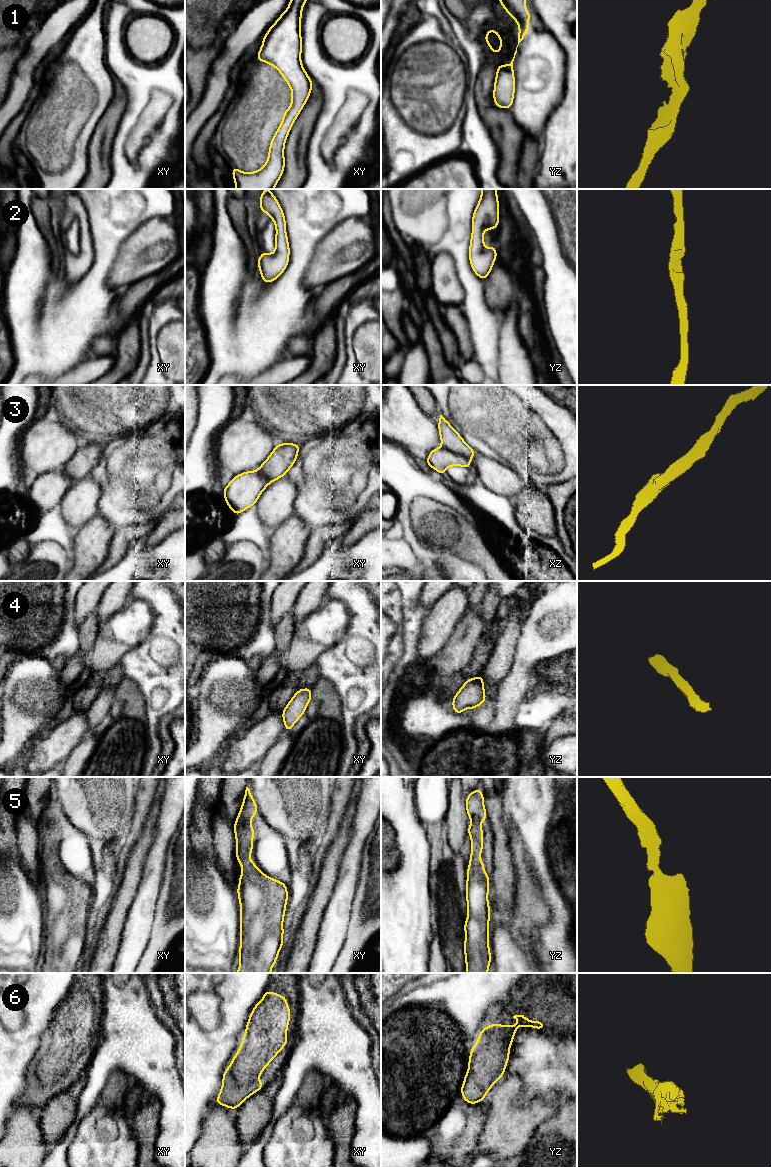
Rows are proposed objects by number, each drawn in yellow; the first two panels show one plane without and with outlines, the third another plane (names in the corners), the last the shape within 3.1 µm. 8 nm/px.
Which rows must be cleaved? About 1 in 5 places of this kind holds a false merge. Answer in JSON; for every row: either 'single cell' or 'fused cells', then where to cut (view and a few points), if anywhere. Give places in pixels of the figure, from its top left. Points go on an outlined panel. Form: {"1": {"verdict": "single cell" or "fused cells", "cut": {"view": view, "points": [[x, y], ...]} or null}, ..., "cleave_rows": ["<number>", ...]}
{"1": {"verdict": "single cell", "cut": null}, "2": {"verdict": "single cell", "cut": null}, "3": {"verdict": "fused cells", "cut": {"view": "xz", "points": [[443, 445], [461, 454], [469, 461]]}}, "4": {"verdict": "single cell", "cut": null}, "5": {"verdict": "single cell", "cut": null}, "6": {"verdict": "single cell", "cut": null}, "cleave_rows": ["3"]}

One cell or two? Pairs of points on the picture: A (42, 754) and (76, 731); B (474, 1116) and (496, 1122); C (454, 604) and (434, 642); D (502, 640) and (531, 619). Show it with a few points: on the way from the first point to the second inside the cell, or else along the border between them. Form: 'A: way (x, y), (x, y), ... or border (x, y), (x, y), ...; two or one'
A: way (50, 750), (68, 734); one
B: border (486, 1097), (486, 1119), (477, 1141); two
C: way (445, 613), (435, 633); one
D: border (526, 605), (514, 650); two

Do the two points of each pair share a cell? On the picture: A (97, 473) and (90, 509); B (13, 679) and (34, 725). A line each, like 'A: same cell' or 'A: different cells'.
A: different cells
B: same cell

